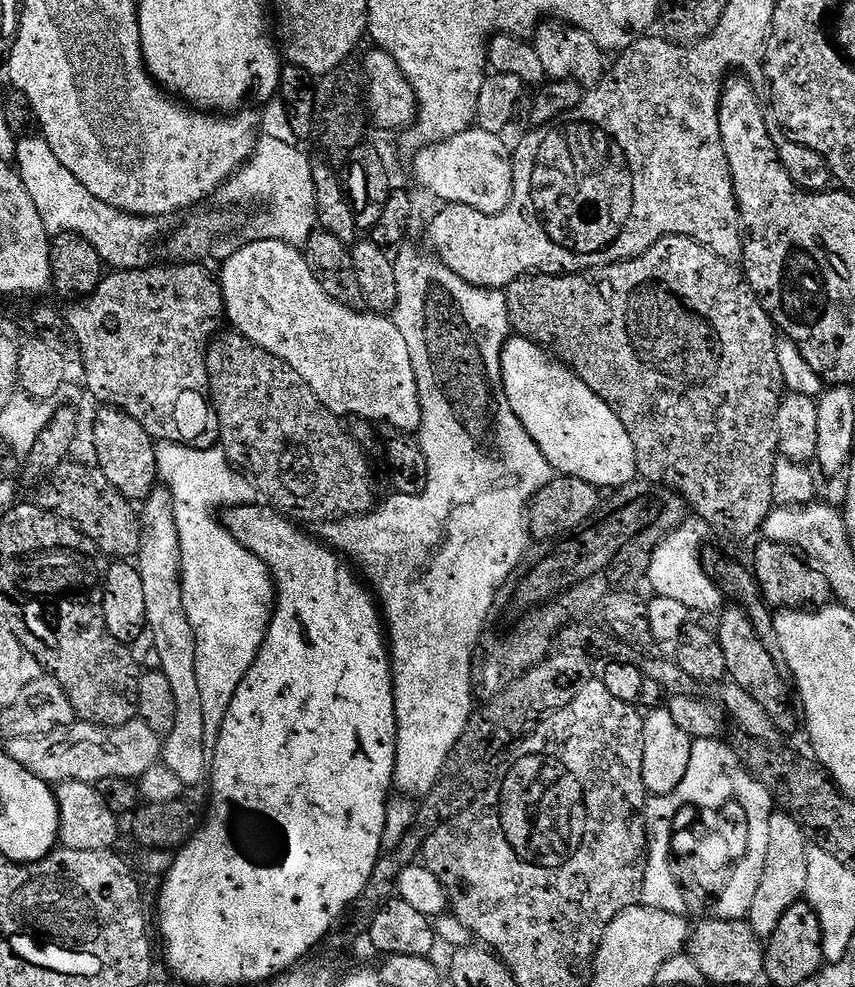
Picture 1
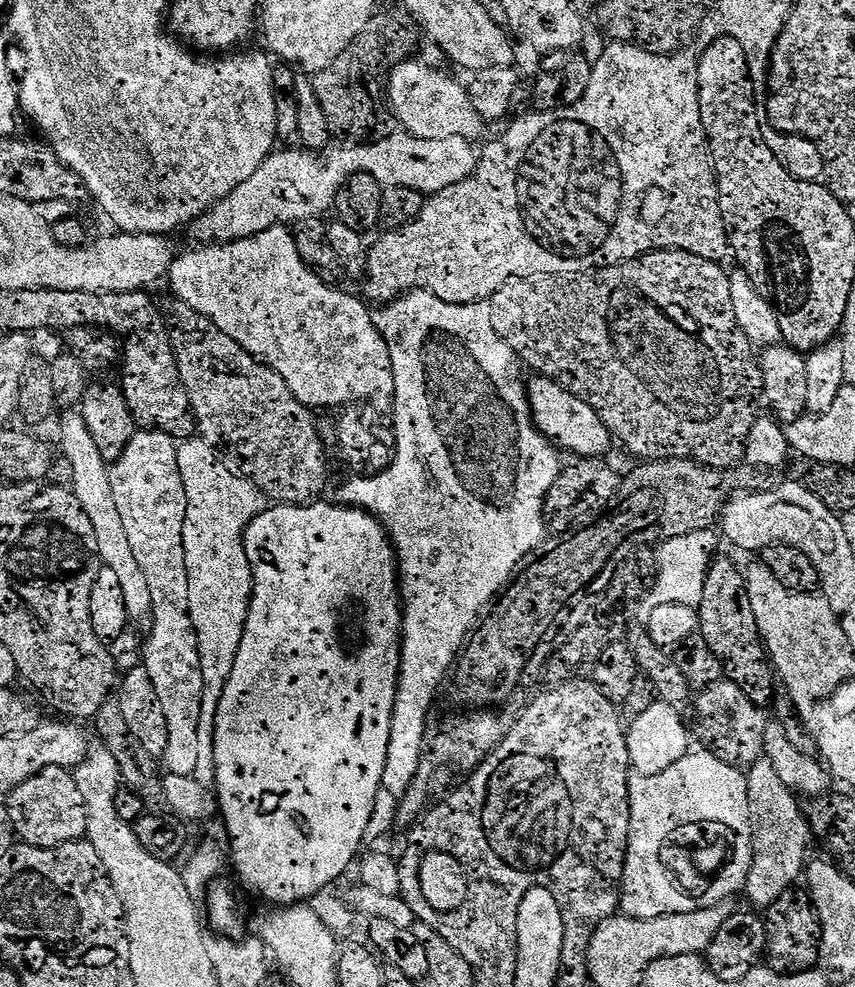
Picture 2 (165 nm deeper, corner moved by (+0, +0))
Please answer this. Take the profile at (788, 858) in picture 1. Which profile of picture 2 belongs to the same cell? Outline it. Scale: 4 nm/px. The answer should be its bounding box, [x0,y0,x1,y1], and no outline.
[746,758,814,910]

